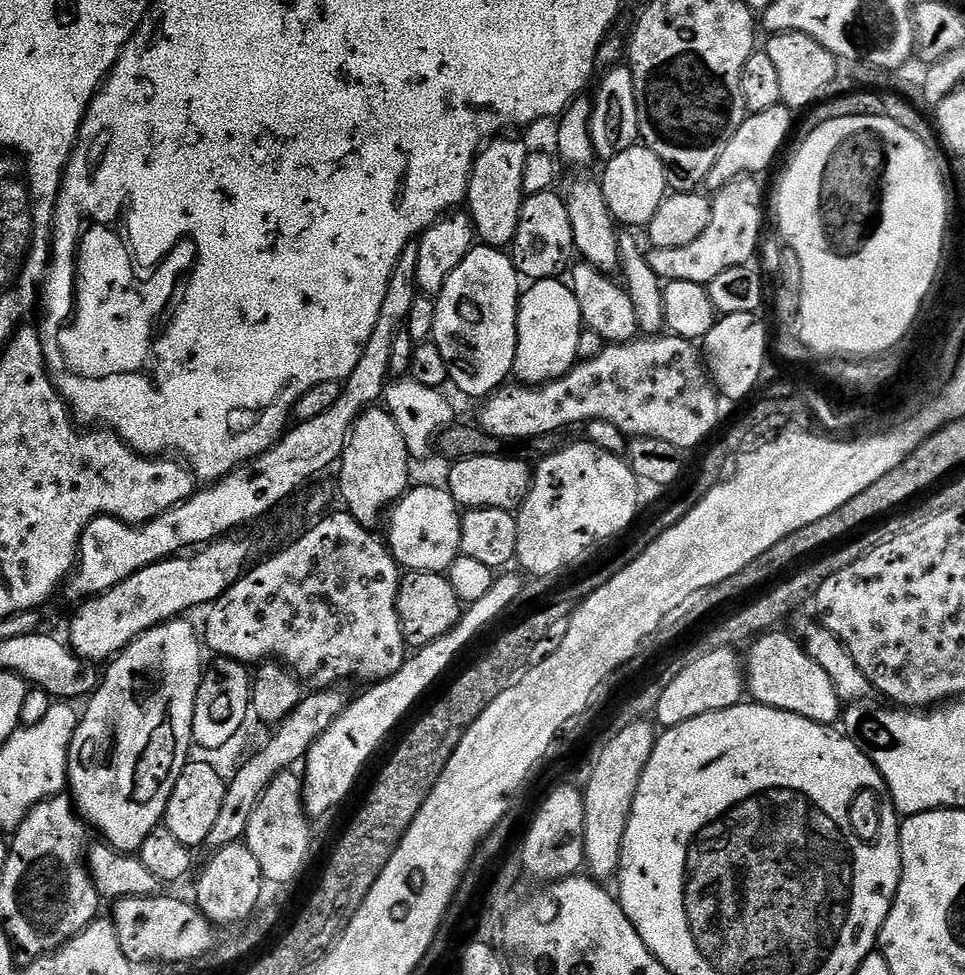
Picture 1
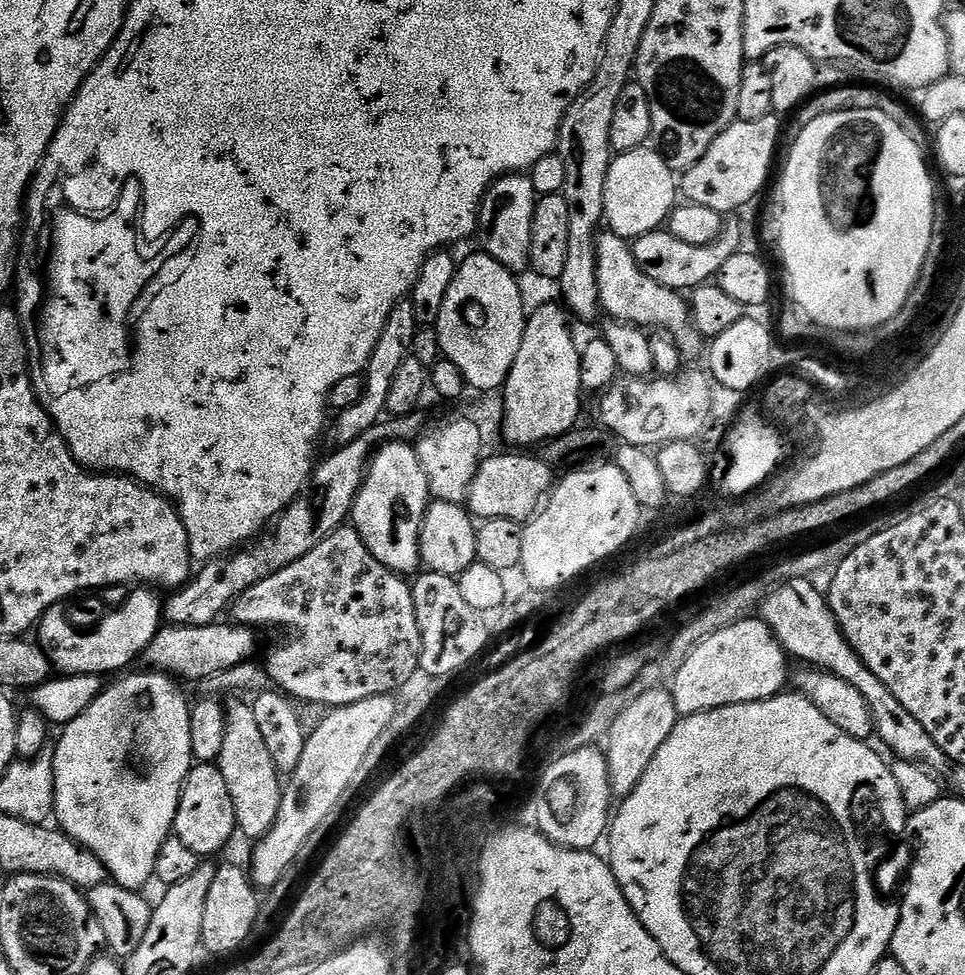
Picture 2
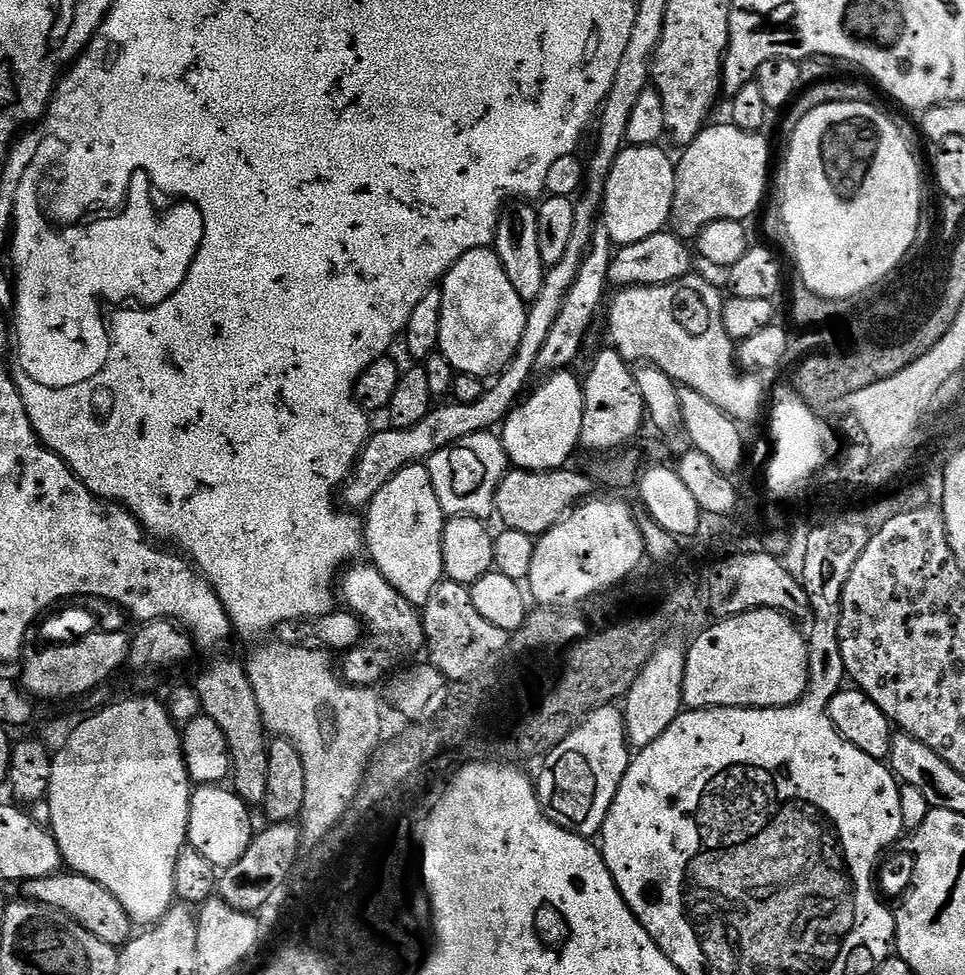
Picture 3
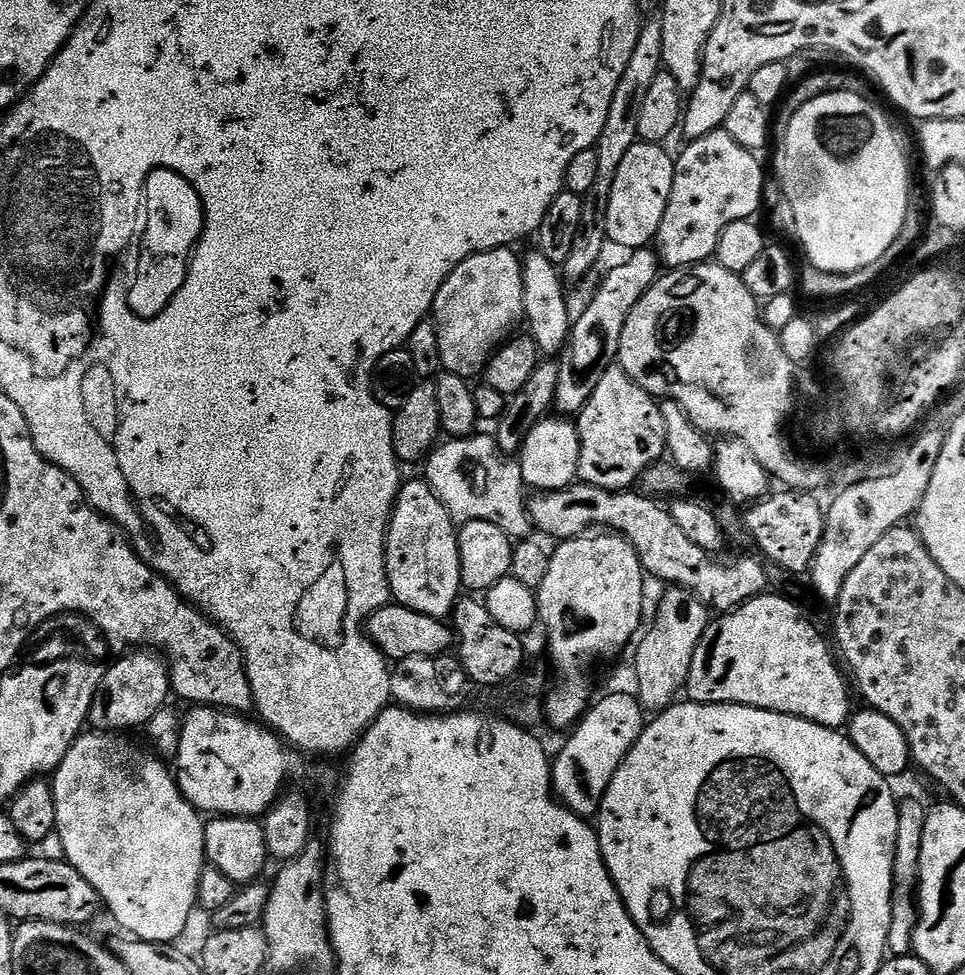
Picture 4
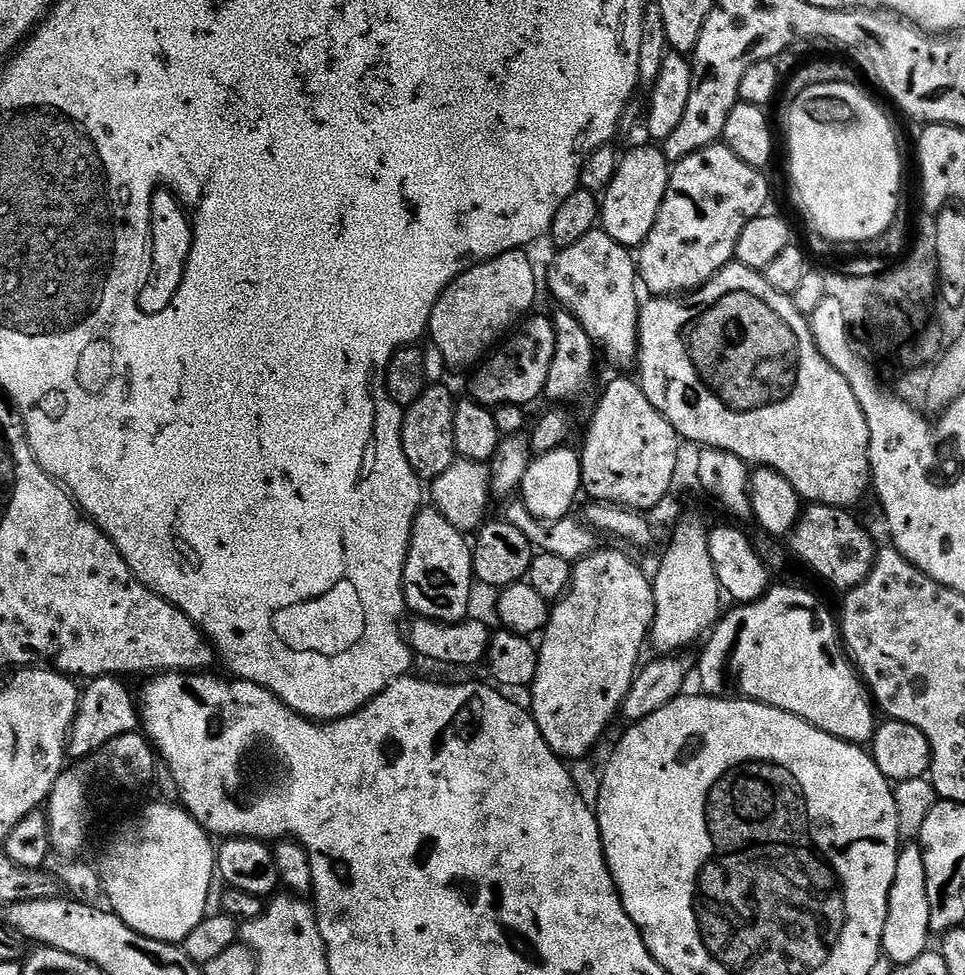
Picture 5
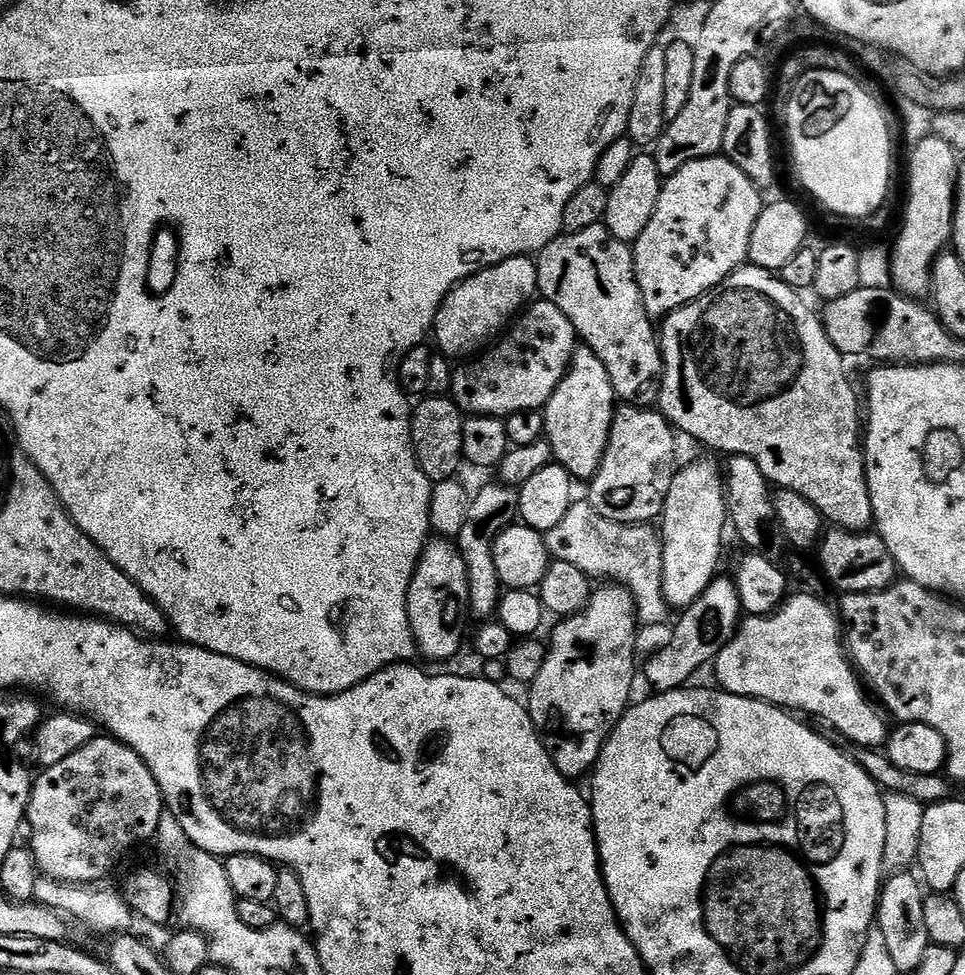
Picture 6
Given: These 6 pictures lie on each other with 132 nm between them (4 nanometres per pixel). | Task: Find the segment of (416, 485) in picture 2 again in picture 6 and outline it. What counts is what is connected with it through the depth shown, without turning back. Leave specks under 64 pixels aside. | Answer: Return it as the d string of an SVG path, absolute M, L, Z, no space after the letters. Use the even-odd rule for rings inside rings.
M432 538L424 546L418 566L414 570L414 578L410 582L406 618L410 622L412 637L416 643L417 653L428 660L452 660L460 652L460 632L456 623L460 620L460 607L468 603L468 571L459 547L448 538Z

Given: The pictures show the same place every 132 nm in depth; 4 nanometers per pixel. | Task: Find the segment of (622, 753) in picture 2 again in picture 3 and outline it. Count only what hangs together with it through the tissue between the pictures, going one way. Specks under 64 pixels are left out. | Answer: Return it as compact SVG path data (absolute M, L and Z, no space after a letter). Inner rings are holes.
M671 642L663 643L646 666L638 674L638 678L630 686L627 696L622 700L624 729L628 732L628 743L633 749L639 750L650 746L658 734L662 734L678 718L684 702L684 675L686 674L687 651Z

